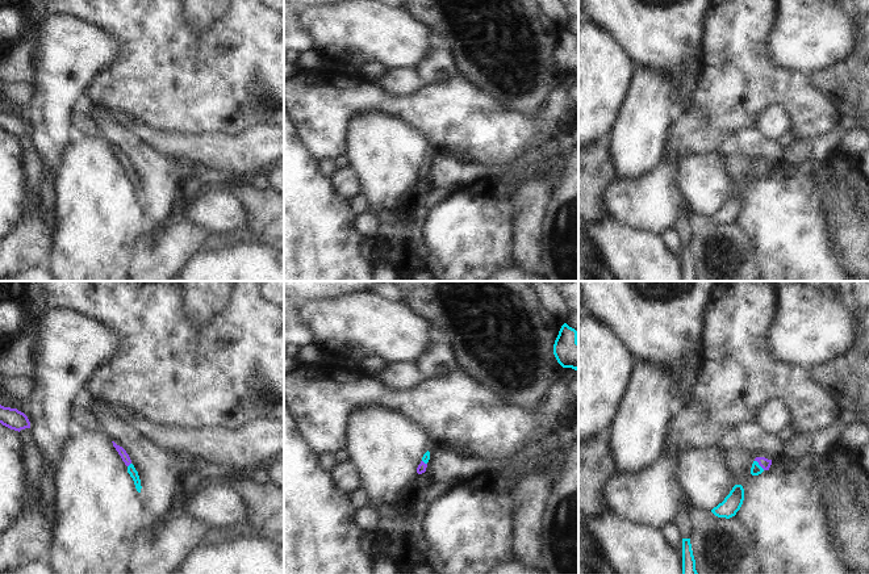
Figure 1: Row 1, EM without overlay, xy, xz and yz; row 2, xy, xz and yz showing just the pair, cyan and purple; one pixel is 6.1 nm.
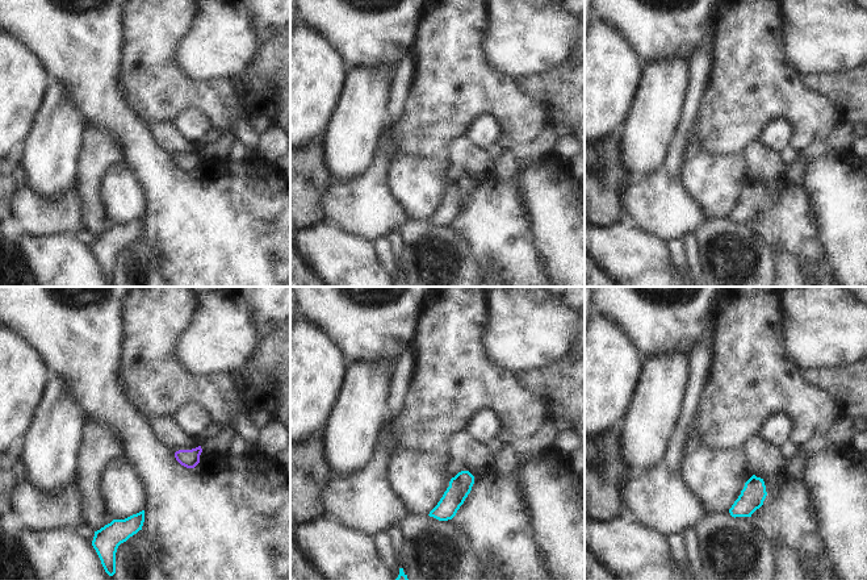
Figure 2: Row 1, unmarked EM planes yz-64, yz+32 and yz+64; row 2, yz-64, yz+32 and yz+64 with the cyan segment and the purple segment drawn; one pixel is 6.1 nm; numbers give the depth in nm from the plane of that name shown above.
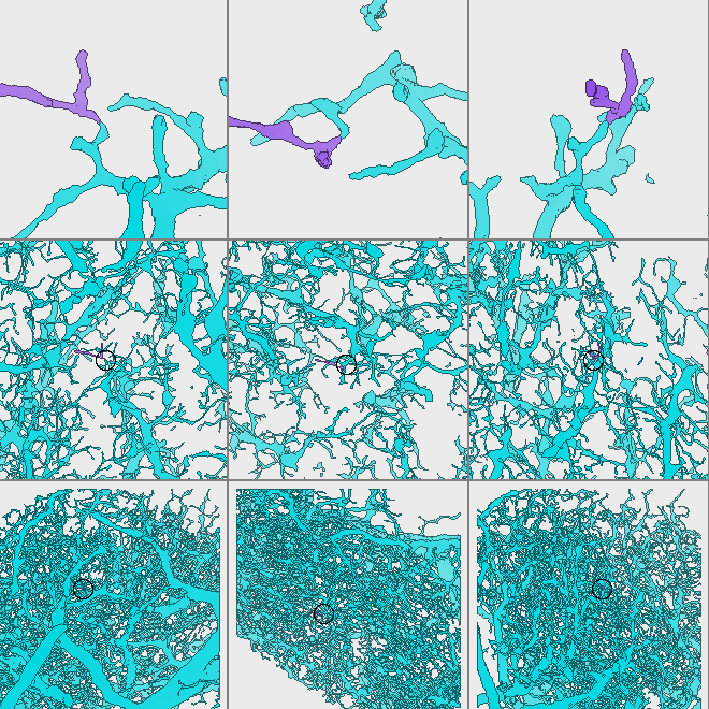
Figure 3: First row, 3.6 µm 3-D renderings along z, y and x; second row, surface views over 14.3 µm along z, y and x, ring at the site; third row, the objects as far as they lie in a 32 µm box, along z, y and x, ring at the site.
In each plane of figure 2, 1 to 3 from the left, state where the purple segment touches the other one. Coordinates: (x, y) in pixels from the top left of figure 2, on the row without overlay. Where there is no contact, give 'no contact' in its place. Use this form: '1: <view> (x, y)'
1: no contact
2: no contact
3: no contact

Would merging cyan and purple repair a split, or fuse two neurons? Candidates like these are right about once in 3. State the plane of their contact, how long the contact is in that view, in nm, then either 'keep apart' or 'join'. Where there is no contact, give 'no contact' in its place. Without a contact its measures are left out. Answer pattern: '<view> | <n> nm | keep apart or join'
yz | 90 nm | join

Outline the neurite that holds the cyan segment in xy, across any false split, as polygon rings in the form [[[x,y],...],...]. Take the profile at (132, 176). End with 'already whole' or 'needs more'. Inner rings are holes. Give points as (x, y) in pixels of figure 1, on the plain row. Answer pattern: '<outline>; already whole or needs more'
[[[114,147],[112,148],[116,156],[118,158],[118,160],[121,162],[122,167],[125,168],[125,171],[128,172],[128,179],[133,184],[137,197],[141,198],[141,194],[142,194],[141,185],[138,181],[138,177],[135,176],[134,171],[131,169],[129,160],[126,159],[126,156],[122,152],[117,151]]]; needs more

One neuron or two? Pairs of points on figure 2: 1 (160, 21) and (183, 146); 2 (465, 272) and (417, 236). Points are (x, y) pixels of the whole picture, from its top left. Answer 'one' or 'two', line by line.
1: two
2: one

